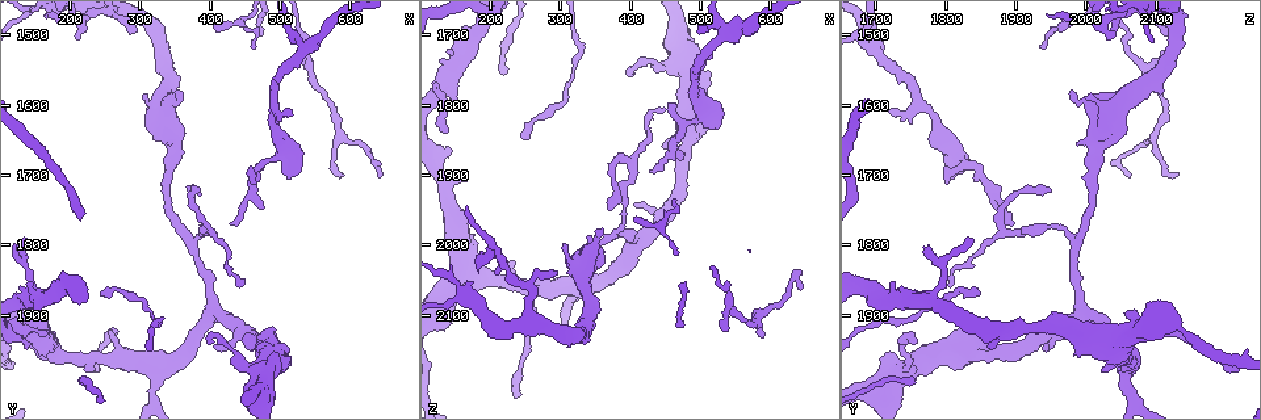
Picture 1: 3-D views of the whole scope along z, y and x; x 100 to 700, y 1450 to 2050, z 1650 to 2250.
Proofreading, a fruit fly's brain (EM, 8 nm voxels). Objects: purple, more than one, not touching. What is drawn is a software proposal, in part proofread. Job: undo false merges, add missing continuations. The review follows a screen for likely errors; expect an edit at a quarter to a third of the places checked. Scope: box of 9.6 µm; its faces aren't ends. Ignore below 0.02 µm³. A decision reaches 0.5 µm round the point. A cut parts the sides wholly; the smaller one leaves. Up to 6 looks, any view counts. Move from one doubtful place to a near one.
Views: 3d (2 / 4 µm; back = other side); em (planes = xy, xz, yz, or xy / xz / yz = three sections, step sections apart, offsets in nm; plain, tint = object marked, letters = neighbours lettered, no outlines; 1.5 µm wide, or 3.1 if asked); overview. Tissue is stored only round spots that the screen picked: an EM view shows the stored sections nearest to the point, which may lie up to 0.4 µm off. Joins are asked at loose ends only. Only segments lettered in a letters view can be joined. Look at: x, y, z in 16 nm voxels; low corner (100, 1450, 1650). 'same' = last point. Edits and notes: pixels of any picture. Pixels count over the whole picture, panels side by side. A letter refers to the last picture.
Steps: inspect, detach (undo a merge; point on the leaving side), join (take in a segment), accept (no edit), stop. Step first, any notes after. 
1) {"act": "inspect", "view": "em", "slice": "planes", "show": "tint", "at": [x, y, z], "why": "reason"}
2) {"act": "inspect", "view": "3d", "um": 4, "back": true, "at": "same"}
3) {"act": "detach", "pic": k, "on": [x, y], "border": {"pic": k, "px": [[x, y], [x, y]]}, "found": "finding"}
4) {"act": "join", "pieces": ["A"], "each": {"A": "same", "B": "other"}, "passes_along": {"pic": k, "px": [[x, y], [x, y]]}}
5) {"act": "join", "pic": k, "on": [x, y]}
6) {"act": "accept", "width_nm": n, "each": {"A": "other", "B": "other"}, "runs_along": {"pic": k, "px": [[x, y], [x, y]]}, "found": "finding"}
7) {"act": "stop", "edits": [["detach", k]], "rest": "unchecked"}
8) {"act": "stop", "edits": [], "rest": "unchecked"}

{"act": "inspect", "view": "em", "slice": "planes", "show": "tint", "at": [400, 1780, 1890], "why": "a fork"}

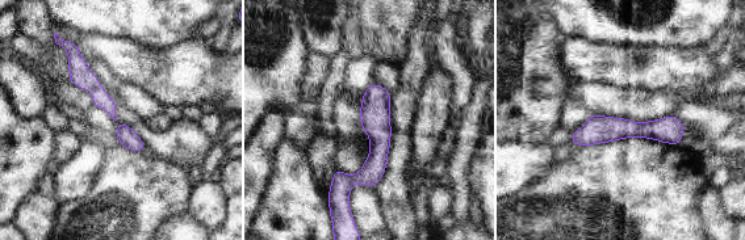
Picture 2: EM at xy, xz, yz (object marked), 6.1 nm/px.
{"act": "inspect", "view": "em", "slice": "planes", "show": "letters", "at": "same"}

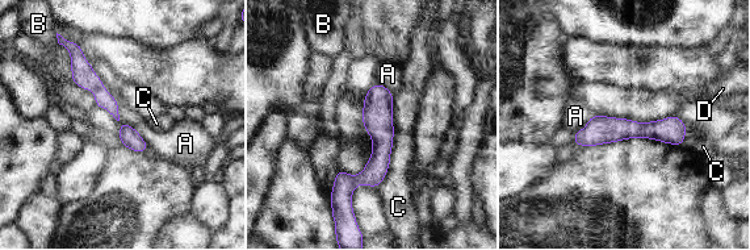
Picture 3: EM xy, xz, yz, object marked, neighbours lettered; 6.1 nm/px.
{"act": "accept", "width_nm": 180, "each": {"A": "other", "B": "other", "C": "other", "D": "other"}, "runs_along": {"pic": 3, "px": [[378, 87], [380, 161], [344, 198]]}, "found": "continuous, no second cell"}

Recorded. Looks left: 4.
{"act": "inspect", "view": "em", "slice": "planes", "show": "letters", "at": [530, 1520, 1705], "why": "looks like a crossing"}

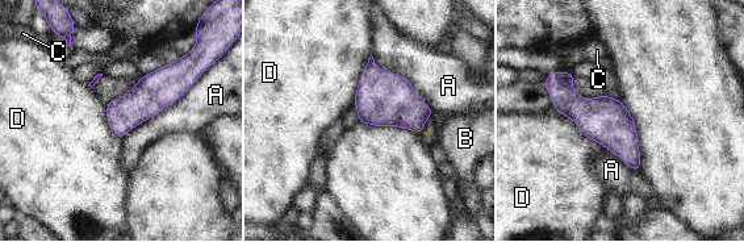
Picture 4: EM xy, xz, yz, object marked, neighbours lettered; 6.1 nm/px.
{"act": "accept", "each": {"A": "other", "B": "other", "C": "other", "D": "other"}, "border": {"pic": 4, "px": [[555, 108], [604, 146]]}, "found": "continuous, no second cell"}

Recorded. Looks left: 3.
{"act": "inspect", "view": "3d", "um": 2, "at": [645, 1700, 2060], "why": "free end"}

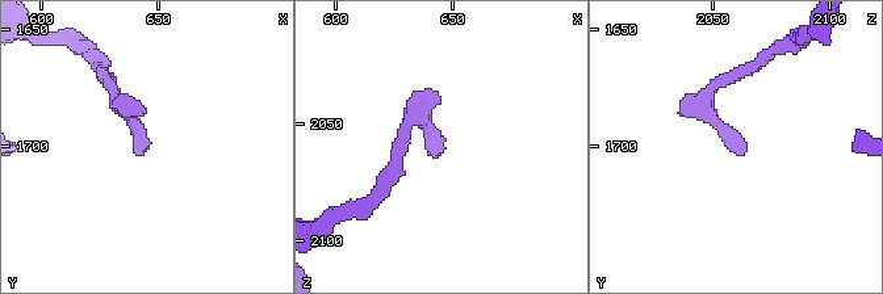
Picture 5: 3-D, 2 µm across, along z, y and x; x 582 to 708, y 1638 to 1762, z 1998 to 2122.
{"act": "inspect", "view": "em", "slice": "planes", "show": "letters", "at": [644, 1703, 2062], "why": "shape alone is not enough"}

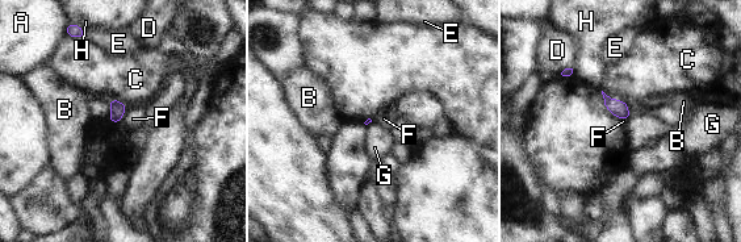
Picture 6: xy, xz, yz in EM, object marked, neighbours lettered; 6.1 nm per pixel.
{"act": "accept", "longest_contact_nm": ["C", 190], "each": {"A": "other", "B": "other", "C": "other", "D": "other", "E": "other", "F": "other", "G": "other", "H": "other"}, "border": {"pic": 6, "px": [[128, 109], [118, 122]]}, "found": "no lettered segment goes on from it"}

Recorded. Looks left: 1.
{"act": "stop", "edits": [], "rest": "unchecked"}

